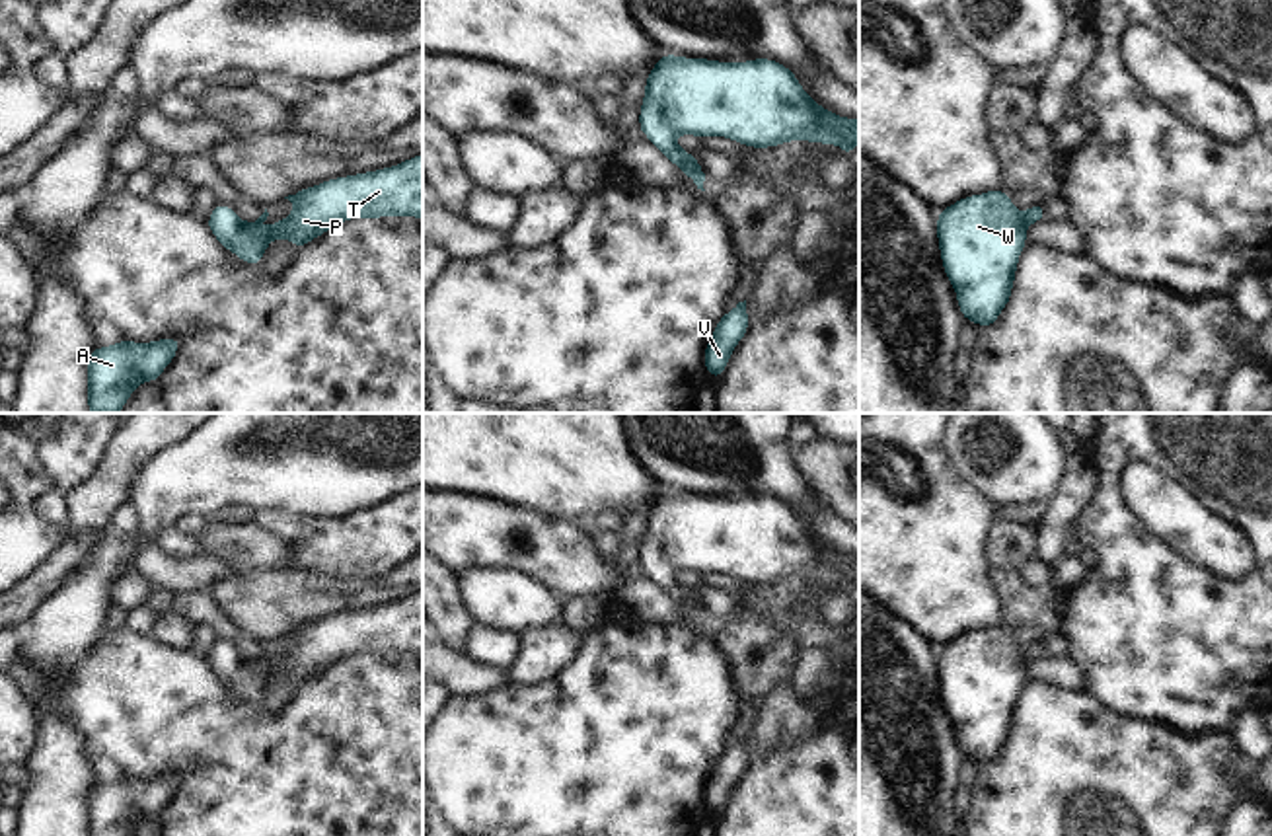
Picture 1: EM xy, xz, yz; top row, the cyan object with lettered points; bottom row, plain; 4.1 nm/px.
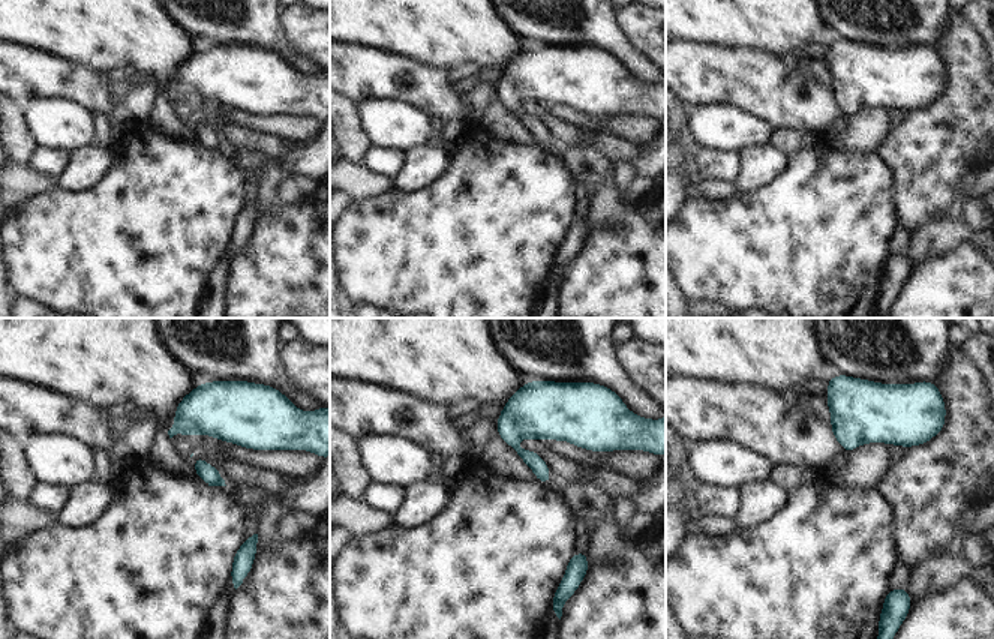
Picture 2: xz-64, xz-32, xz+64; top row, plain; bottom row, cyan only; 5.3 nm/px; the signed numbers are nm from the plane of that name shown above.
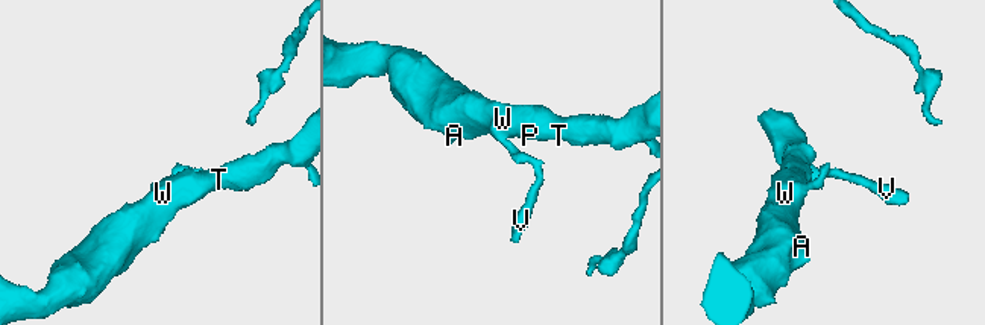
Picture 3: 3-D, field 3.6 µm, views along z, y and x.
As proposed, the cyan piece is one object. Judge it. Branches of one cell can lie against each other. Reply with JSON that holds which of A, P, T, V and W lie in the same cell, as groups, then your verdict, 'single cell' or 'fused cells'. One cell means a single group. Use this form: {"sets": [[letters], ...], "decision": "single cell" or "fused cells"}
{"sets": [["A", "P", "T", "V", "W"]], "decision": "single cell"}

